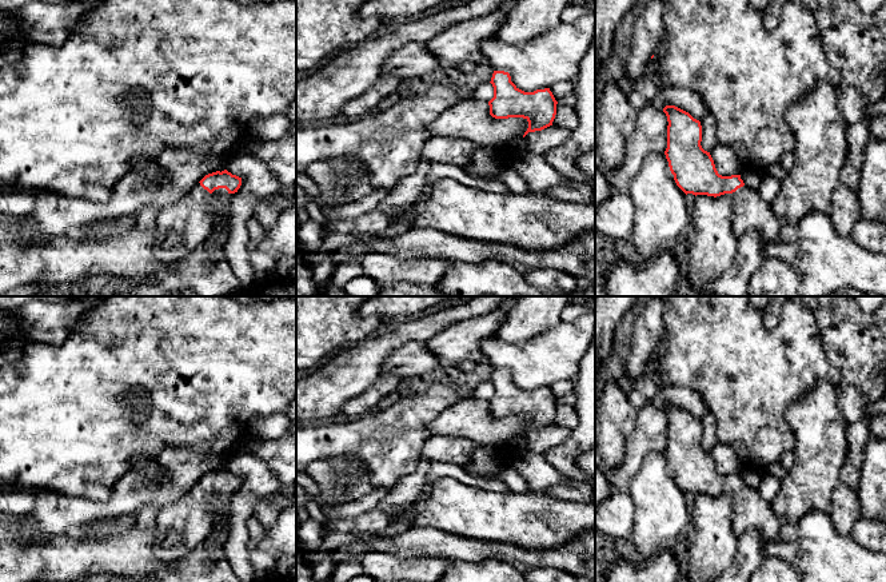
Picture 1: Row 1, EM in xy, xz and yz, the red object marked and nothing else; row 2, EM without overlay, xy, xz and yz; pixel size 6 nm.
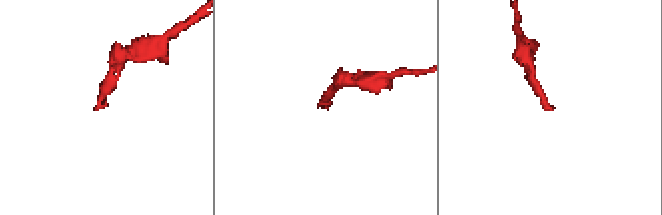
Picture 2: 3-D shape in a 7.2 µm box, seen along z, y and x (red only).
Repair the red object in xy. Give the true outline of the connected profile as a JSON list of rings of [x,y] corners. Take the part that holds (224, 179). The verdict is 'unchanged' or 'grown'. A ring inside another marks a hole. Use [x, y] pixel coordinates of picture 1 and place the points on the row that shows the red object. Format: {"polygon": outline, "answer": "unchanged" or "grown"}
{"polygon": [[[227,170],[205,175],[175,206],[168,206],[157,218],[157,239],[153,256],[160,262],[176,262],[195,251],[211,234],[222,216],[219,207],[211,198],[231,199],[242,186],[242,178]],[[169,231],[183,238],[177,247],[163,248],[161,242]]], "answer": "grown"}

